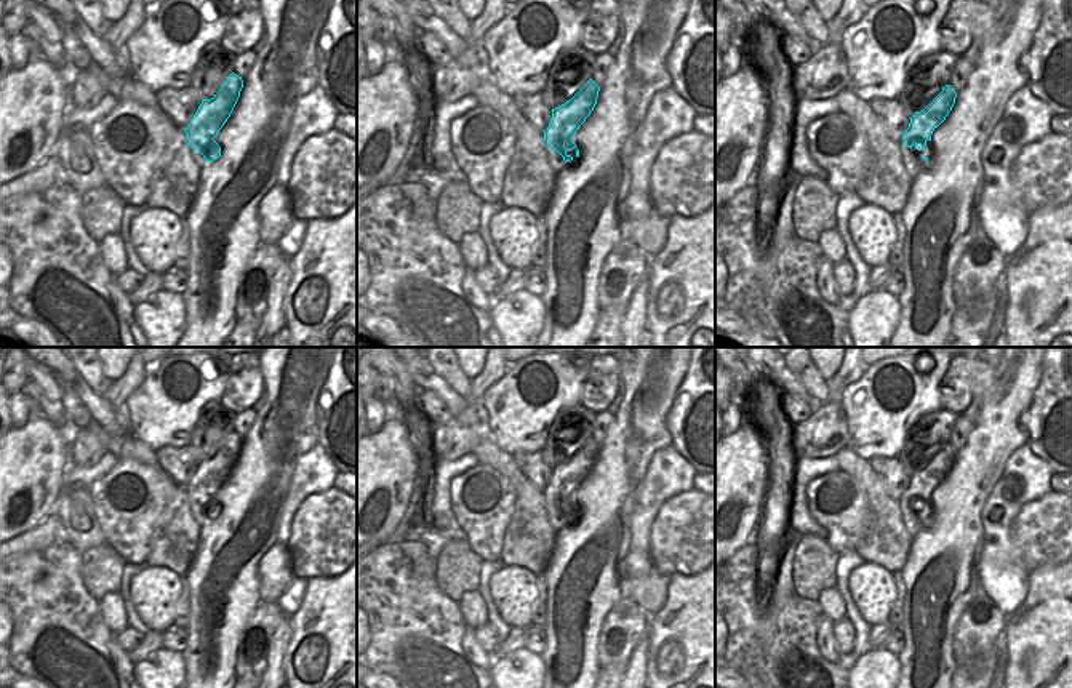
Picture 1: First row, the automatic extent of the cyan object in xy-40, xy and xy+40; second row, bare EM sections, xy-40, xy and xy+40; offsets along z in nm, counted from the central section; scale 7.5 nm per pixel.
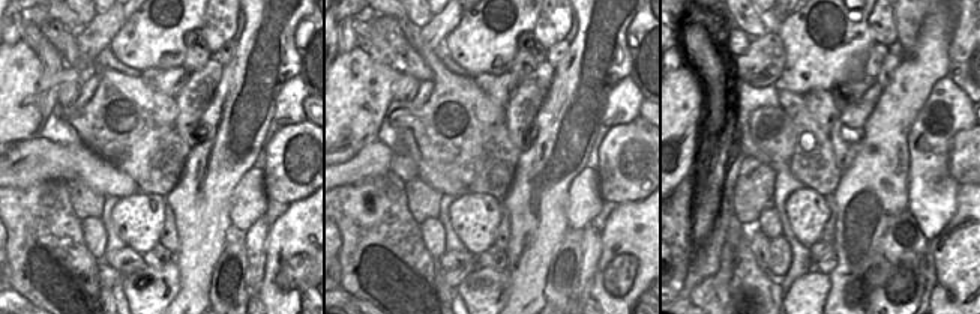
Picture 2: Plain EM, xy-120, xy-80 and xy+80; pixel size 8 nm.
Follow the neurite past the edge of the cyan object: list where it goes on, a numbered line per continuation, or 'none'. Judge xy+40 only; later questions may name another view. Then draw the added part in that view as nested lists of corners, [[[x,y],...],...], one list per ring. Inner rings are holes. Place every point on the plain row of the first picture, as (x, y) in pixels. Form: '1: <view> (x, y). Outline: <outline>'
1: xy+40 (912, 517). Outline: [[[902,496],[898,499],[898,502],[899,502],[899,512],[902,515],[904,528],[914,539],[915,534],[923,528],[926,517],[931,512],[931,499],[926,499],[926,504],[923,509],[920,509],[917,502],[912,506],[907,506]]]

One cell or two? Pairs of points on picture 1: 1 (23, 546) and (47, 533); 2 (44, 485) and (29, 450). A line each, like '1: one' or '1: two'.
1: one
2: one

